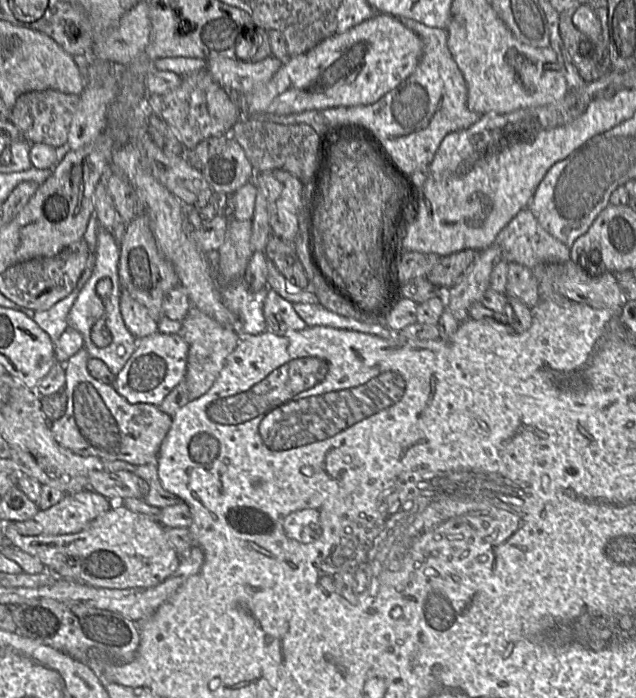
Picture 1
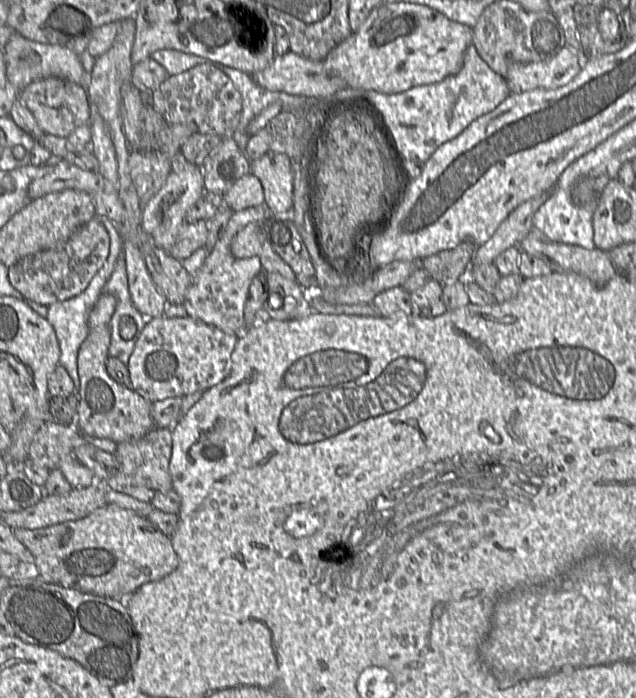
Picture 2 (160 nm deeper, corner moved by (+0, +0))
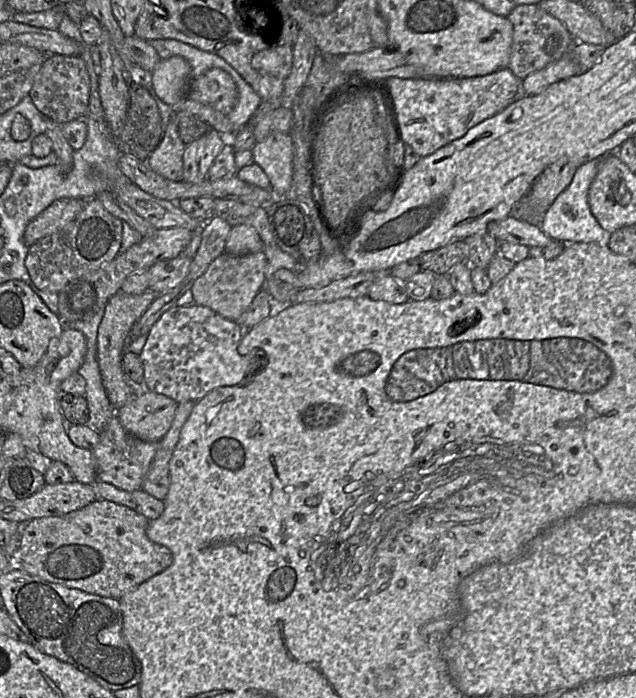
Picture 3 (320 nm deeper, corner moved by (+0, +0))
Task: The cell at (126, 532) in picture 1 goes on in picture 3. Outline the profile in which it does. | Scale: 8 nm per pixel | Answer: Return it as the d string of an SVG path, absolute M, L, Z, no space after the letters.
M97 498L79 510L25 524L14 562L25 572L44 580L120 599L173 562L172 552L166 546L148 538L148 523L135 509Z

